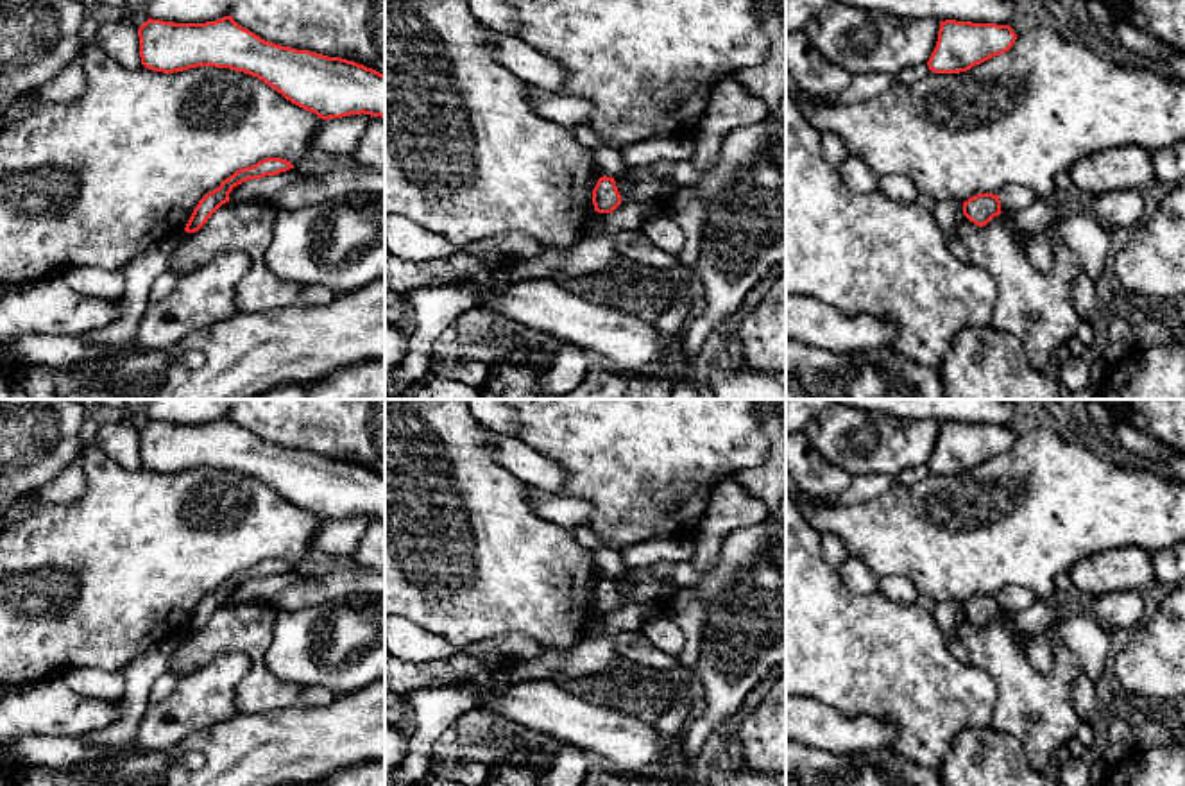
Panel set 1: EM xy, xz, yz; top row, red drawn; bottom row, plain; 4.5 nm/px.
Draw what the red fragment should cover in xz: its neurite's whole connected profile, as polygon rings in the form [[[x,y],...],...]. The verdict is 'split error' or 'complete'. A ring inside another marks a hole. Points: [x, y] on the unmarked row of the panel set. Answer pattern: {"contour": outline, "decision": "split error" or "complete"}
{"contour": [[[600,578],[592,591],[592,605],[598,614],[612,614],[621,605],[614,578]]], "decision": "complete"}

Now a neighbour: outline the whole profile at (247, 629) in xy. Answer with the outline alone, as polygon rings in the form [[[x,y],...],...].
[[[272,603],[222,605],[199,632],[184,636],[168,670],[183,679],[222,654],[238,652],[251,659],[251,670],[236,686],[240,714],[329,705],[335,700],[329,689],[285,682],[267,668],[276,616]]]

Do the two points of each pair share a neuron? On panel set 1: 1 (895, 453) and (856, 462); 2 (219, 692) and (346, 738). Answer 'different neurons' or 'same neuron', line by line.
1: same neuron
2: different neurons

